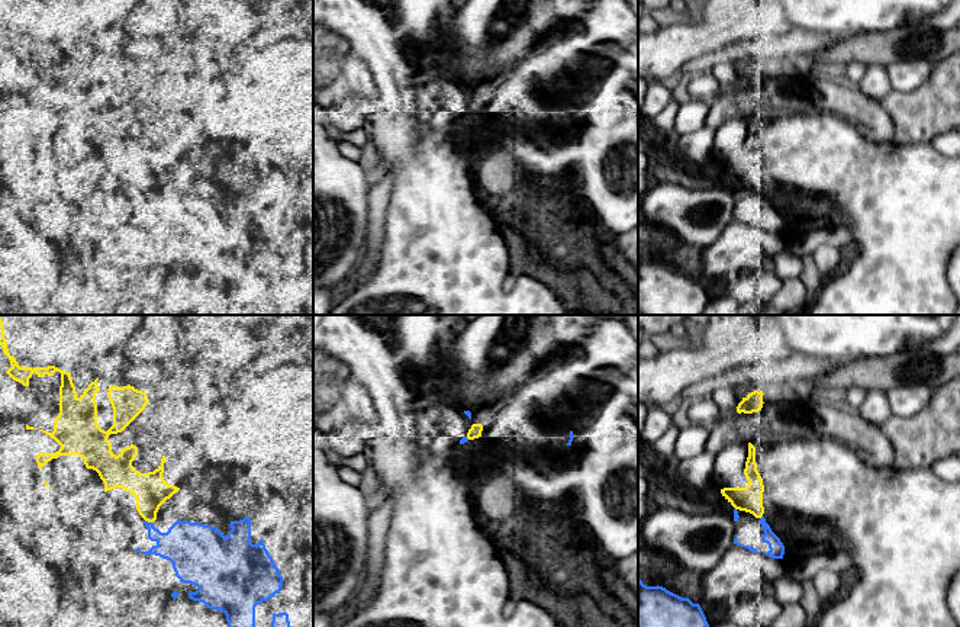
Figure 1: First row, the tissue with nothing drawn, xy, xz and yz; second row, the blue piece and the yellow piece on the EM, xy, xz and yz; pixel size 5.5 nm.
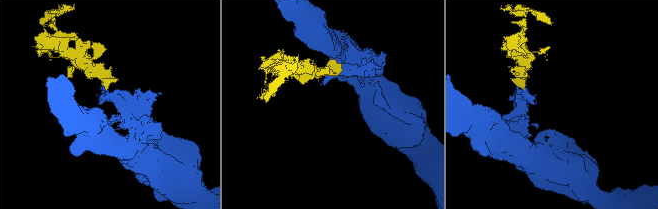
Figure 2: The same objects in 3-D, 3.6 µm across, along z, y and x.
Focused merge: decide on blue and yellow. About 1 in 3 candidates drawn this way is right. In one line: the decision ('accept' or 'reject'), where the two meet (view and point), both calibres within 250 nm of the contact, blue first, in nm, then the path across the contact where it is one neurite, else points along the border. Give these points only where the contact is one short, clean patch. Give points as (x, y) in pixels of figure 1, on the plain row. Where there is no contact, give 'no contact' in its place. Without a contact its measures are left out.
reject; contact xy (150, 198); calibres 260 and 190 nm

